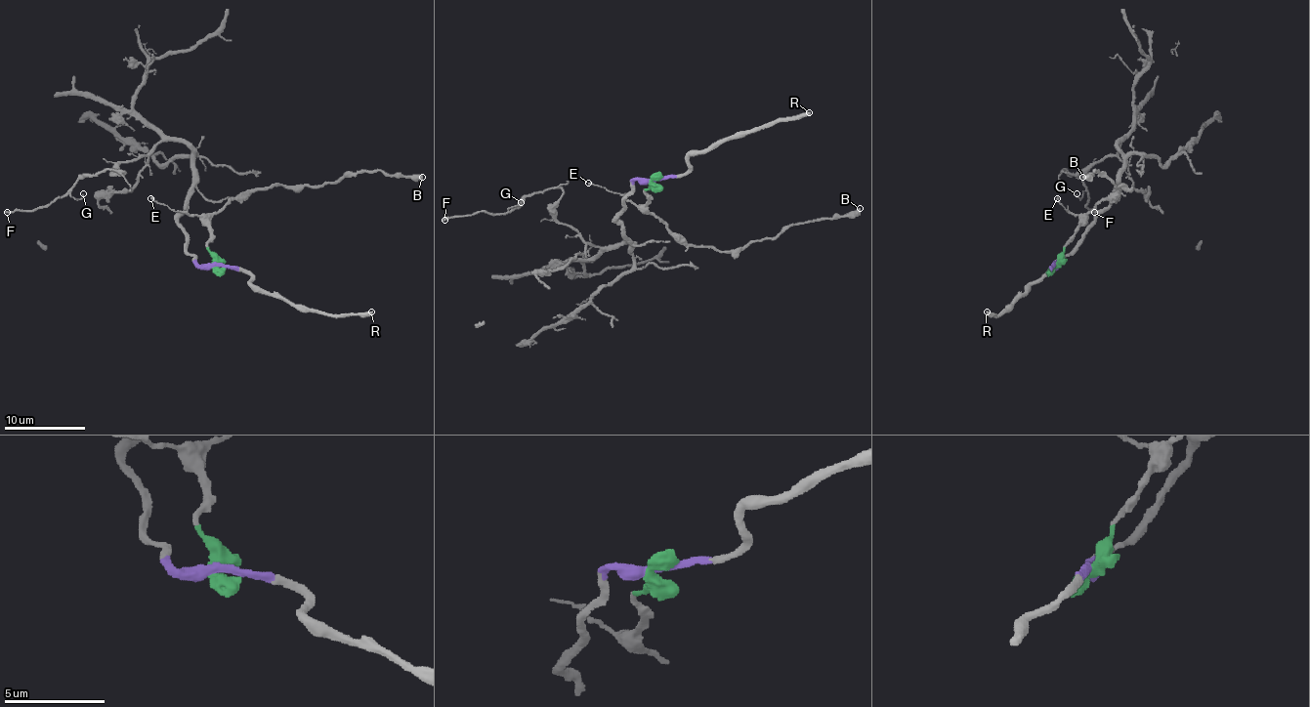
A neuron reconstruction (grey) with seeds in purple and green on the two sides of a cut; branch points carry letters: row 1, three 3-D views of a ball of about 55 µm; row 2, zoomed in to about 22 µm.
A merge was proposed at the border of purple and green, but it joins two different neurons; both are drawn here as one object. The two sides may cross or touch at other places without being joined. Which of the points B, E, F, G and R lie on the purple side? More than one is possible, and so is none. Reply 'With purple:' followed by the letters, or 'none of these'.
With purple: F, G, R

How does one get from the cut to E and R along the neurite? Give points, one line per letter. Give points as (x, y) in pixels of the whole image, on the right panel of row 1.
E: (1056, 267), (1058, 256), (1080, 222), (1078, 216), (1066, 210), (1058, 197)
R: (1056, 267), (1028, 287), (1005, 311), (994, 315), (987, 311)

